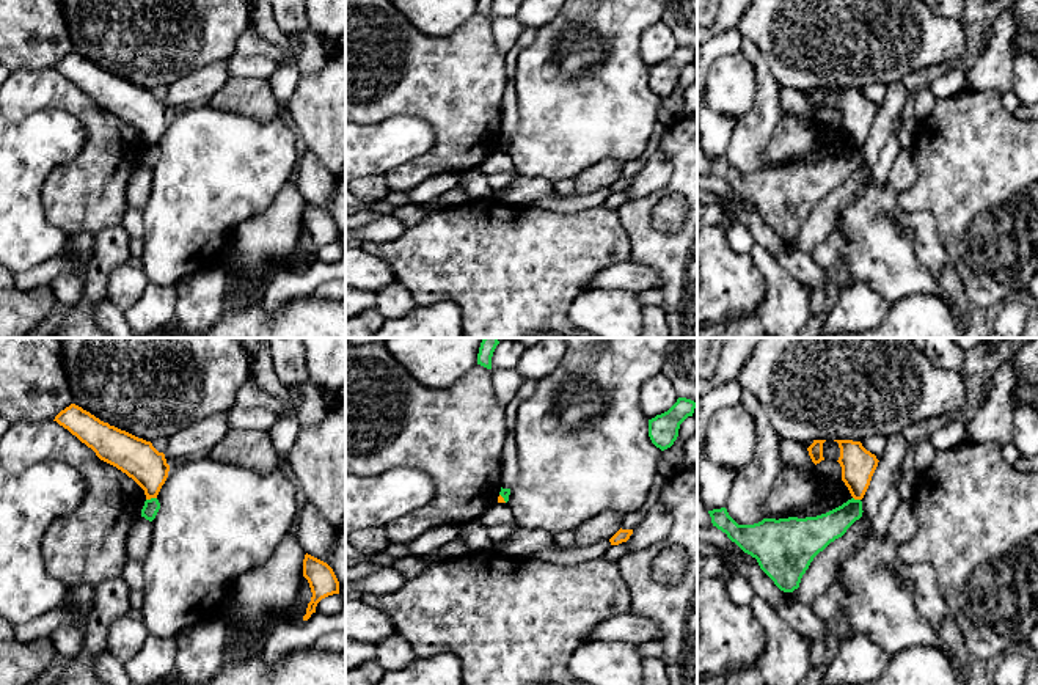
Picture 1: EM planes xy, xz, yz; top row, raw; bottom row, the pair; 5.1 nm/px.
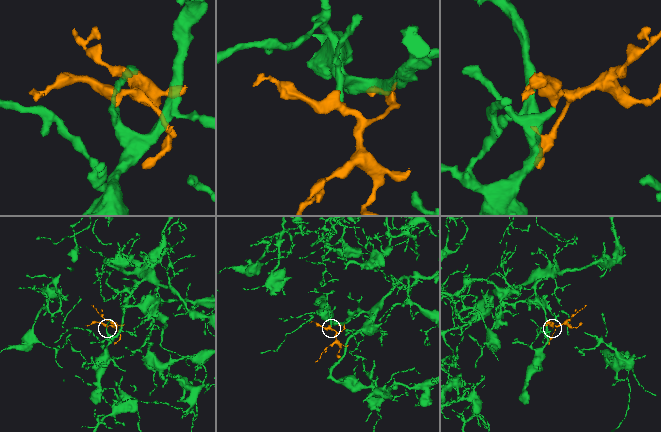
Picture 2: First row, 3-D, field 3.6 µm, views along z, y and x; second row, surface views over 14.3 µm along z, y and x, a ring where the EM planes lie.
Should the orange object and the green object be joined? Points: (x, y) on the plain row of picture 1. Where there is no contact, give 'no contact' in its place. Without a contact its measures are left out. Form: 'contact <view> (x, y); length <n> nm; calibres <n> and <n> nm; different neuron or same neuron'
contact xy (151, 145); length 60 nm; calibres 200 and 80 nm; different neuron

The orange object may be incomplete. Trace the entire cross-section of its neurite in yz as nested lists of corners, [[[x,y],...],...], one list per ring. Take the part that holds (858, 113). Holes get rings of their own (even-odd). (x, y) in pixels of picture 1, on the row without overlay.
[[[834,90],[837,90],[840,96],[840,105],[837,110],[842,115],[842,129],[854,148],[862,148],[879,108],[875,102],[867,99],[861,90]]]

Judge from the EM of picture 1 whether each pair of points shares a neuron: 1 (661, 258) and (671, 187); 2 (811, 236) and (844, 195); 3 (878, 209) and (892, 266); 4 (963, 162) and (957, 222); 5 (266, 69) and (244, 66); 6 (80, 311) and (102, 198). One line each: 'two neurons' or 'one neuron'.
1: one neuron
2: one neuron
3: one neuron
4: one neuron
5: one neuron
6: two neurons

